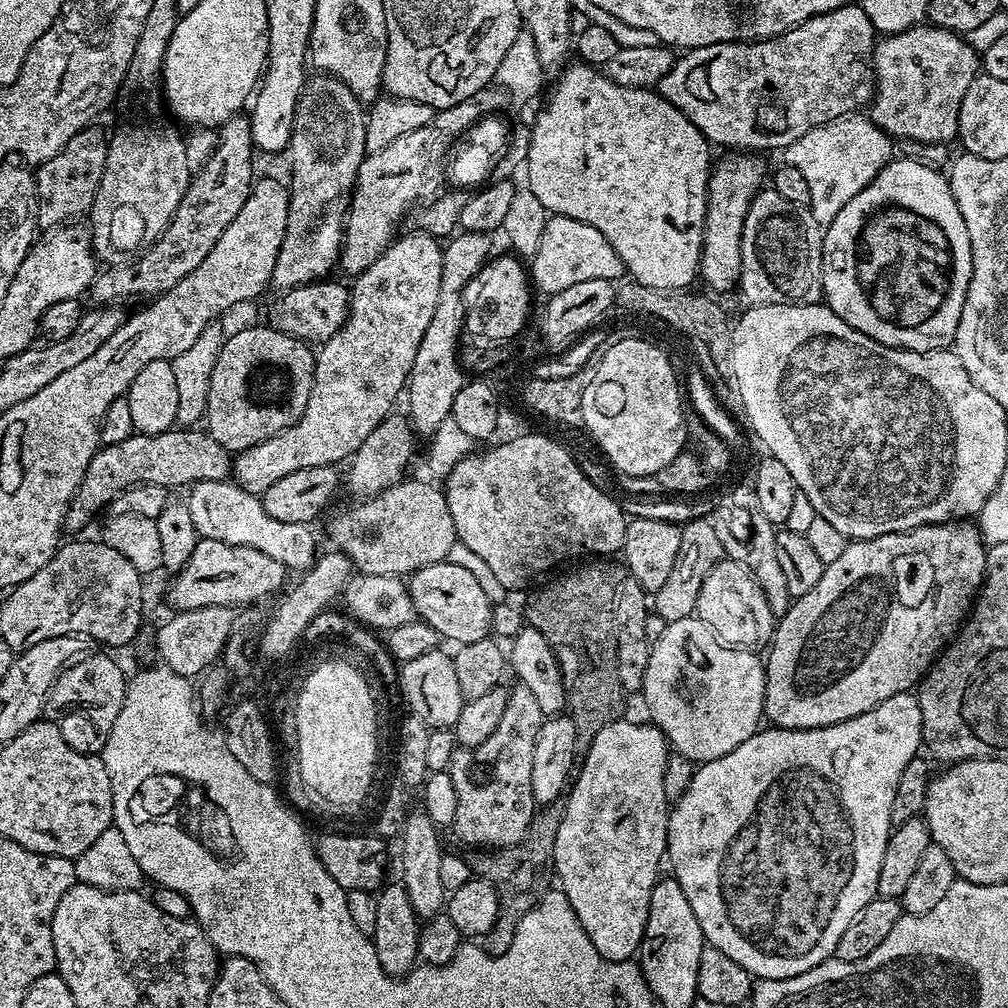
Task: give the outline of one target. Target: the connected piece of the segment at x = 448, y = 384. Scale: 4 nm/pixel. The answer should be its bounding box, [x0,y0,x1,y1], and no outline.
[406,230,493,438]

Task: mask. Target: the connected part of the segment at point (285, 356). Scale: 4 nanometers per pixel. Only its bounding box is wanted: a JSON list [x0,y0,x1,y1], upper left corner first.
[206,326,316,454]

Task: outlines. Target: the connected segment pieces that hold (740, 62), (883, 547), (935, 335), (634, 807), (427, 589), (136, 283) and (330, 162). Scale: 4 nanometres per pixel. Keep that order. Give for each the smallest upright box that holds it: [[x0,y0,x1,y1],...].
[[658,2,877,154],[764,522,988,728],[822,158,972,352],[552,718,670,962],[406,562,493,646],[87,114,254,306],[272,74,368,290]]

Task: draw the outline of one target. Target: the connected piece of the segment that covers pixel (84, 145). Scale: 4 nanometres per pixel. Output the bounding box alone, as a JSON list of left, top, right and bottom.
[35,126,109,230]

